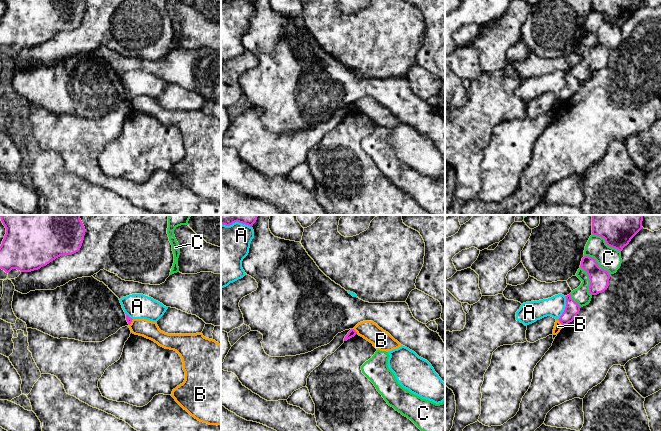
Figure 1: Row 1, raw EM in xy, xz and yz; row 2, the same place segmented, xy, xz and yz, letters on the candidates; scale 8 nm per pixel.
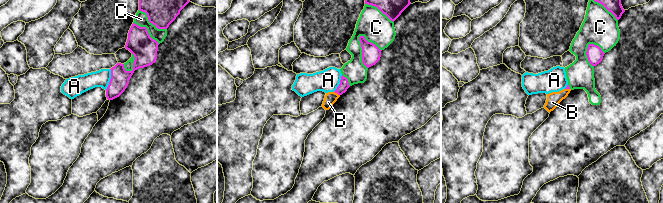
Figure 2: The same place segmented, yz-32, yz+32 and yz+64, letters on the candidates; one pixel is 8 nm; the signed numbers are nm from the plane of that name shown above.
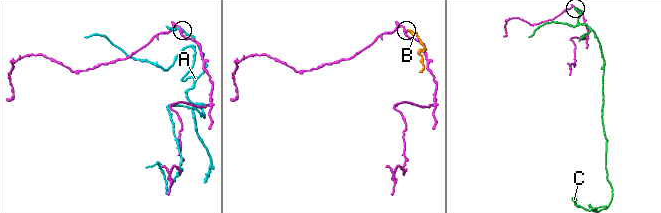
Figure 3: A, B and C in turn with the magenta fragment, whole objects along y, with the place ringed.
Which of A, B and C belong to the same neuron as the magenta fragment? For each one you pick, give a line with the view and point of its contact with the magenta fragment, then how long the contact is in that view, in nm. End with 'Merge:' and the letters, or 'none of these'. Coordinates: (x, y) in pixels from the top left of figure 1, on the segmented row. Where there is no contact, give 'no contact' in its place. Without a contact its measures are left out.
Merge: none of these

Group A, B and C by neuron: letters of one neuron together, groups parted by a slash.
A / B / C

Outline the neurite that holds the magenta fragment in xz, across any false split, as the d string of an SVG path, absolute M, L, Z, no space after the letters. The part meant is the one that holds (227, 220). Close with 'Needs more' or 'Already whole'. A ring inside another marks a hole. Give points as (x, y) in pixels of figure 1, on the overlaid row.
M221 215L221 224L230 226L239 222L250 227L256 222L258 215Z. Already whole

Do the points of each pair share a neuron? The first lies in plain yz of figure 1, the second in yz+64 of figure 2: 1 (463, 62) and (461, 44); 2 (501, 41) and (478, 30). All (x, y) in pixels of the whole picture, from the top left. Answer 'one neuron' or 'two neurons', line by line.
1: two neurons
2: two neurons

